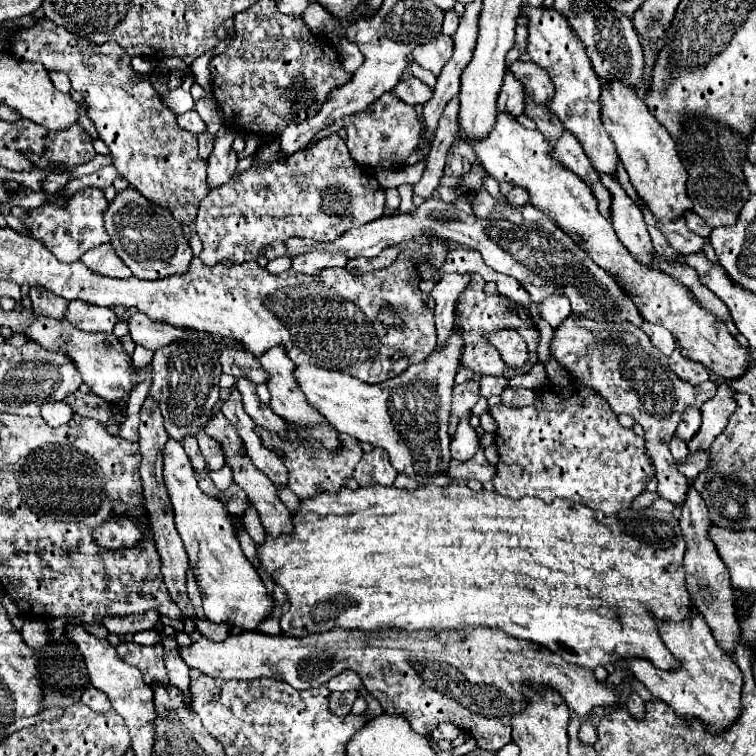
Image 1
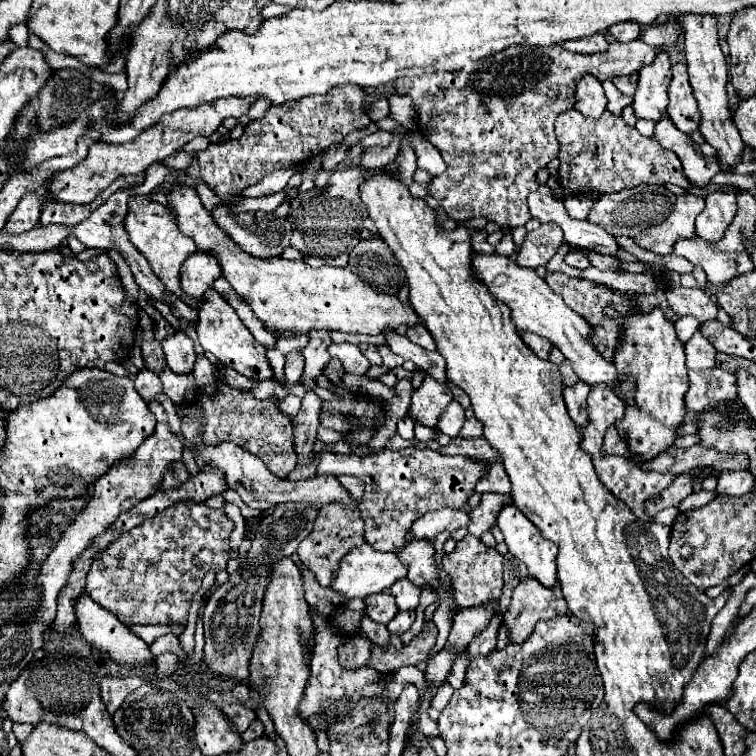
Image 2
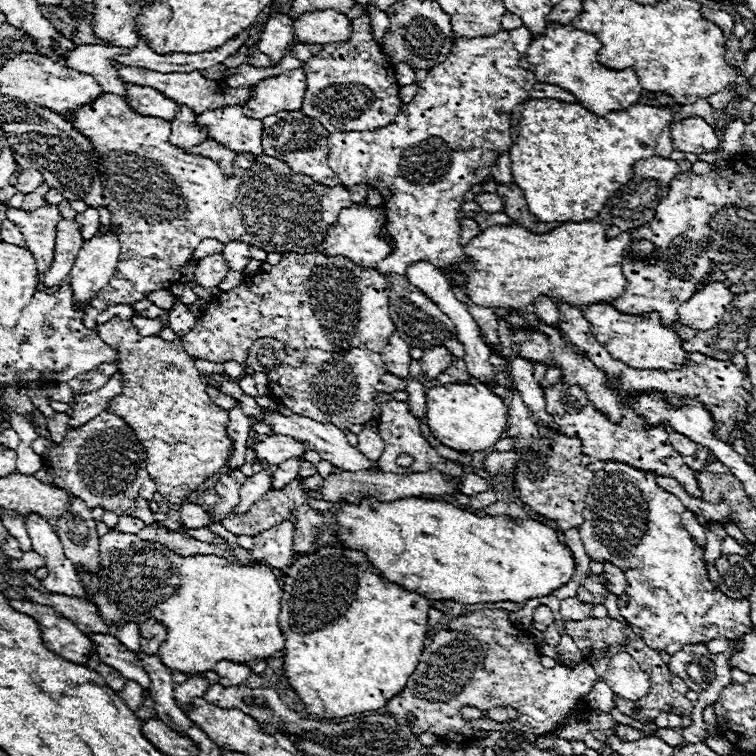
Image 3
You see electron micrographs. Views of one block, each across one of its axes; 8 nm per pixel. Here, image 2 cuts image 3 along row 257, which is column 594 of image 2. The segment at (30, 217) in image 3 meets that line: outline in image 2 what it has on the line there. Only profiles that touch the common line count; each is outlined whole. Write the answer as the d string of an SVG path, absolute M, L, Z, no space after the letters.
M598 32L594 36L584 36L582 40L568 40L562 44L562 48L570 50L570 52L578 52L578 54L596 54L596 52L604 52L608 48L608 40L606 40L606 32Z

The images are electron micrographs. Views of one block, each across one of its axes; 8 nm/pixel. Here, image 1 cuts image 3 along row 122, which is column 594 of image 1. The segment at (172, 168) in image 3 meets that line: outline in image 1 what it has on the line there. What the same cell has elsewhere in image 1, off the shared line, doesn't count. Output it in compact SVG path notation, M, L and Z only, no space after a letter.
M524 8L524 16L530 20L528 30L528 54L530 60L542 66L550 80L554 82L554 96L546 100L546 106L552 114L558 116L558 120L564 124L568 132L572 132L578 142L582 144L588 160L592 162L592 168L600 174L610 174L616 176L616 164L618 156L614 150L614 144L610 136L604 132L602 120L600 120L600 94L602 94L602 84L592 72L592 64L588 60L588 54L584 52L584 46L576 40L576 36L570 32L568 22L560 12L554 8Z

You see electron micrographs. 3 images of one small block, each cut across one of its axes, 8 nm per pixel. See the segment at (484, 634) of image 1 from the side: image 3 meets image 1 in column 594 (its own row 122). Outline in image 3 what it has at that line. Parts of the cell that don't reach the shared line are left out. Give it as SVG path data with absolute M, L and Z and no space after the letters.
M700 116L686 118L672 126L674 150L682 154L704 154L720 150L720 138L716 130Z

